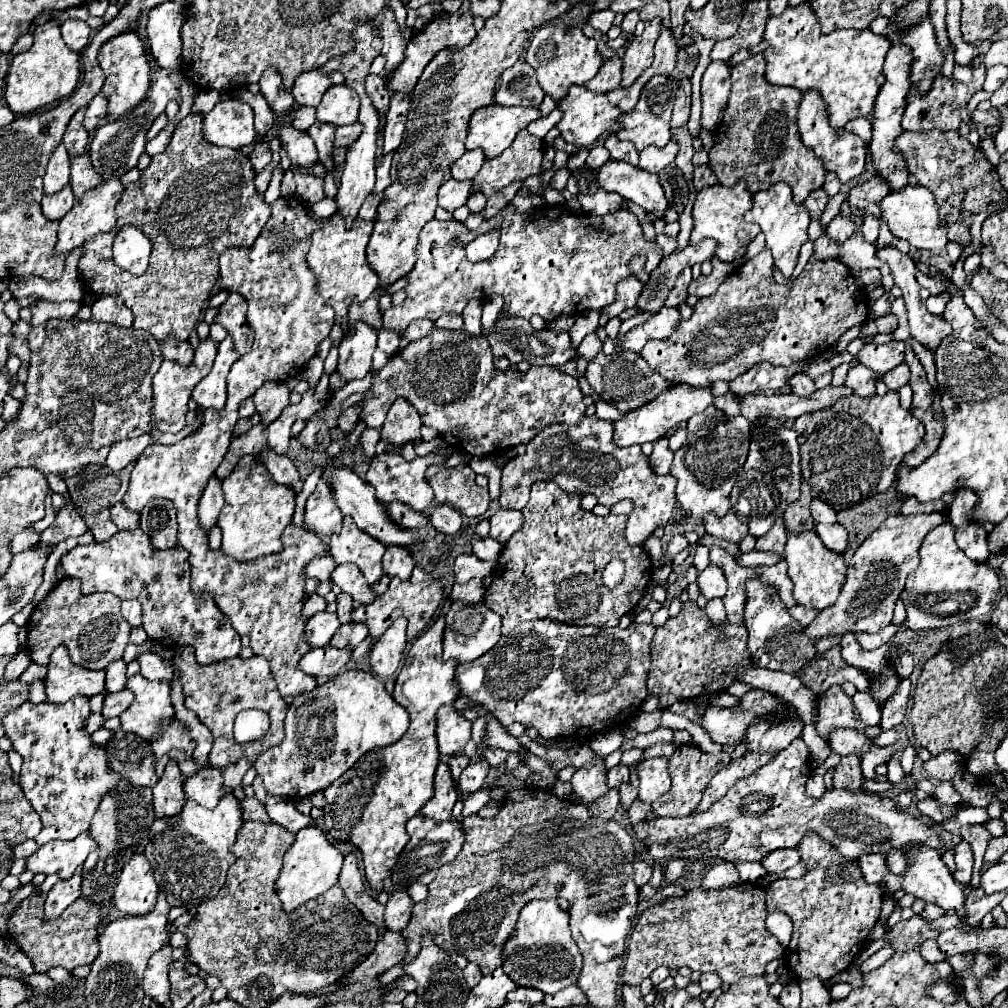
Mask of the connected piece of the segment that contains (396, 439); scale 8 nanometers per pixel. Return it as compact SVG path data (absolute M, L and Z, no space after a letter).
M399 398L387 412L385 424L381 428L381 440L387 440L393 446L417 442L421 438L419 428L421 428L419 412L405 398Z

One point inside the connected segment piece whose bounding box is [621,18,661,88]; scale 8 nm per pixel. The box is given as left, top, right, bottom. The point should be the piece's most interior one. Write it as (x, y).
(638, 56)

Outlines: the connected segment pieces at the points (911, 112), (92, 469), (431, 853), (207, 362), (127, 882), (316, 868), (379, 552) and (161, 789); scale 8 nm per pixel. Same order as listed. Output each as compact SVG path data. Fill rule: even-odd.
M985 40L981 44L975 44L981 54L971 62L971 70L973 70L973 80L969 84L963 84L963 82L957 82L955 78L943 78L943 76L937 76L931 92L927 96L921 96L919 92L915 90L909 90L909 96L907 96L907 108L905 108L905 116L903 116L903 128L905 130L917 130L917 132L929 132L933 128L937 130L957 130L959 124L961 124L961 116L959 116L959 110L961 106L965 106L971 96L981 90L983 86L983 80L985 80L985 70L981 68L981 56L989 50L991 42Z
M131 462L123 470L111 470L105 464L103 466L89 464L77 476L67 476L65 478L69 494L71 494L71 500L73 500L75 508L77 508L77 512L81 512L81 516L85 516L85 522L87 522L87 526L93 532L97 542L105 542L105 540L109 540L117 532L117 526L111 522L111 518L109 518L111 514L109 512L125 496L127 488L129 488L129 476L131 476L133 464L135 462Z
M419 814L407 822L407 830L409 830L411 840L407 842L407 846L401 852L397 866L393 870L393 882L401 884L403 888L409 888L415 882L429 884L435 878L439 866L451 862L461 852L461 846L465 842L463 824L461 824L461 820L455 820L455 818L447 820L447 822L435 822L435 820Z
M207 338L201 340L199 346L195 348L195 356L193 362L189 366L183 366L179 362L171 362L171 360L163 360L159 372L153 376L153 428L159 428L161 432L173 432L177 434L183 426L185 426L185 414L189 412L187 402L191 396L191 390L195 388L195 384L205 378L209 374L209 368L213 366L215 360L215 352L217 352L219 342Z
M135 854L123 868L115 886L113 904L131 916L143 916L151 912L159 888L153 880L153 870L143 854Z
M309 826L309 828L299 830L293 848L289 848L289 852L283 858L283 868L275 882L275 892L285 912L291 912L297 906L305 904L307 900L313 900L321 896L323 892L327 892L337 882L341 866L343 866L343 854L327 840L321 828Z
M345 516L343 530L331 536L329 546L331 546L331 556L335 558L337 564L343 564L343 562L357 564L369 584L379 582L379 578L383 576L381 558L383 558L385 546L373 536L369 536L367 532L361 532L357 524L349 520L349 516Z
M169 760L163 778L153 788L153 806L157 816L177 816L185 804L183 774L177 760Z

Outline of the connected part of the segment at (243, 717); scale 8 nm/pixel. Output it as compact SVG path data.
M243 710L235 718L235 740L237 742L251 742L255 736L261 736L267 728L267 718L261 718L259 710Z

